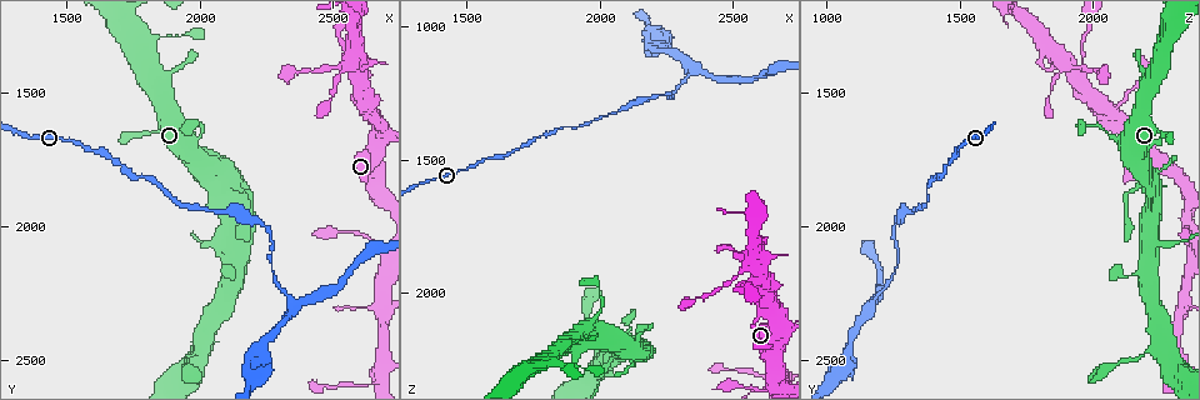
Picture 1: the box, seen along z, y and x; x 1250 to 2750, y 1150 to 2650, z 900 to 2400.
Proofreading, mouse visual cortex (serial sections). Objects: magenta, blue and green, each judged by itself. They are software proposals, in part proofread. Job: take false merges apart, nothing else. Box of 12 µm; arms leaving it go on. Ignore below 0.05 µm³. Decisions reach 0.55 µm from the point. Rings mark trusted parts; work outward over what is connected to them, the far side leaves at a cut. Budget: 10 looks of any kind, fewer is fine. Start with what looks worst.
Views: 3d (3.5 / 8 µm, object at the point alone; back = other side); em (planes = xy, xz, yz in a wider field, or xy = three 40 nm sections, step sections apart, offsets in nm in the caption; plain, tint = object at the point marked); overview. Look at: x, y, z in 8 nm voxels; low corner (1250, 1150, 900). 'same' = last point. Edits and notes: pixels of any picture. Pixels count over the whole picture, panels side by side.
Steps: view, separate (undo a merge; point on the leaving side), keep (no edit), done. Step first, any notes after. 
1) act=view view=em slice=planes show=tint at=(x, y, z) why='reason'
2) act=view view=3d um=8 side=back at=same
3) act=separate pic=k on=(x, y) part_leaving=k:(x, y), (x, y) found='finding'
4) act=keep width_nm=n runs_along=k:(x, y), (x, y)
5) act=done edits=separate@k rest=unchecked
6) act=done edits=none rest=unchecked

act=view view=3d um=3.5 at=(2560, 1400, 1900) why='a narrow waist'

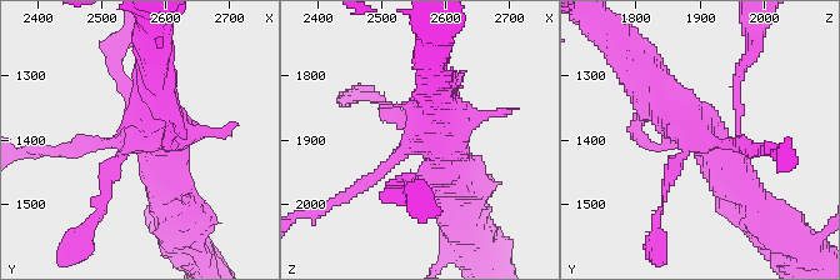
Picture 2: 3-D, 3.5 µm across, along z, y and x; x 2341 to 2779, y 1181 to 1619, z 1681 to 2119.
act=view view=em slice=xy step=1 show=tint at=(2560, 1400, 1905) why='now the EM'

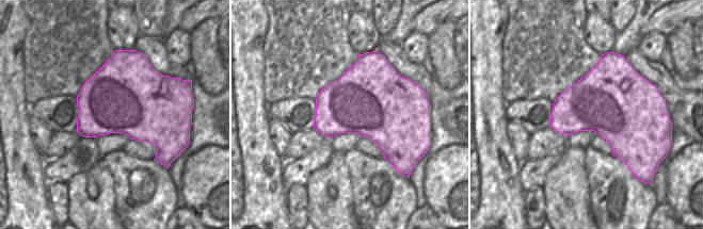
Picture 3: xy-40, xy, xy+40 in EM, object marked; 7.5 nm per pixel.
act=view view=em slice=xy step=5 show=tint at=same

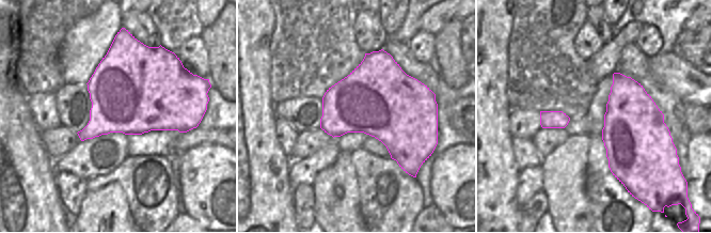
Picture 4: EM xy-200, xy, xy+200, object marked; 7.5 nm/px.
act=keep runs_along=2:(749, 196), (640, 70) found='all the same cell'

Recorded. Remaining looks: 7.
act=view view=3d um=3.5 side=back at=(2090, 1940, 1310) why='thick turns thin'

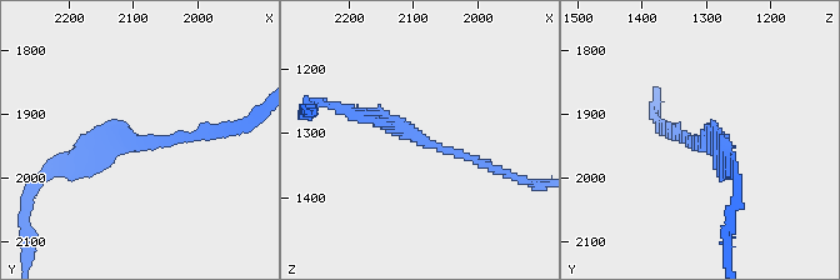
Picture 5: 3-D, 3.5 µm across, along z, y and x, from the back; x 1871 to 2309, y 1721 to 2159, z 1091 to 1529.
act=view view=em slice=xy step=1 show=tint at=(2095, 1945, 1300) arm_widths_nm=150,200

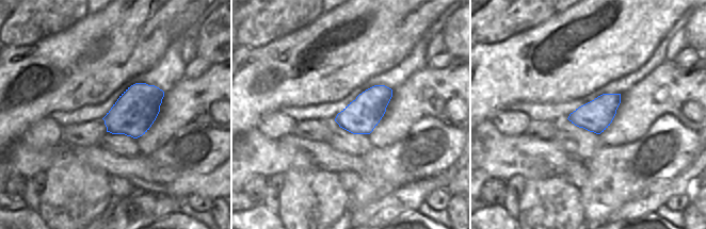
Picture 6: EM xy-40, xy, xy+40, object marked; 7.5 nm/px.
act=keep found='continuous, no second cell'

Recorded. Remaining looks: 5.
act=view view=em slice=planes show=tint at=(2350, 2280, 1180) why='a fork'

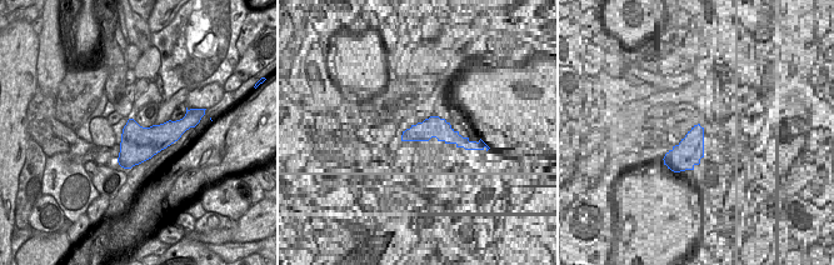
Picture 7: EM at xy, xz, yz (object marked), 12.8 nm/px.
act=view view=3d um=3.5 at=same why='wider look'

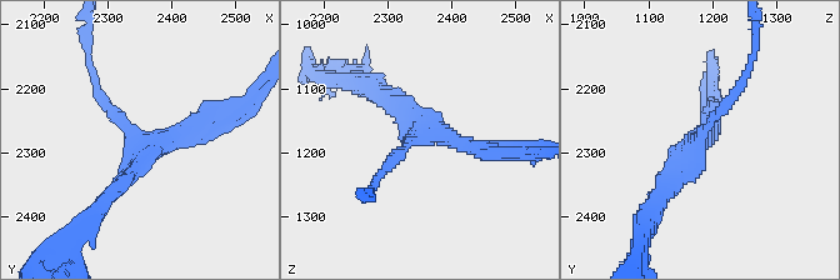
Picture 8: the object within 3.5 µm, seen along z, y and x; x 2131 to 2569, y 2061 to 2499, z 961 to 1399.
act=keep width_nm=460 runs_along=8:(743, 83), (656, 201) found='all the same cell'

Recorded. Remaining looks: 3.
act=view view=3d um=3.5 at=(2230, 2450, 1100) why='two arms at a narrow angle'

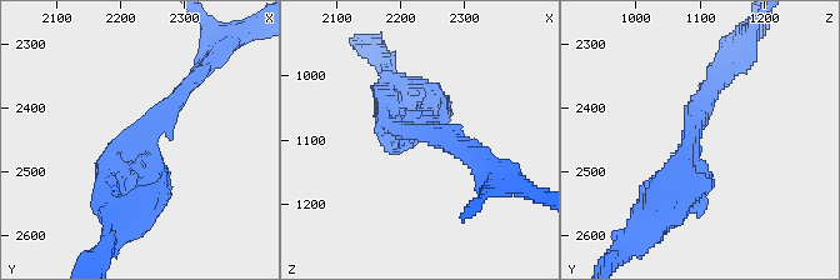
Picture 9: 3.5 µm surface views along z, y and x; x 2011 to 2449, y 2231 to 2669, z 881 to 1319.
act=view view=em slice=xy step=5 show=tint at=(2225, 2440, 1090) arms=3 arm_widths_nm=200,300,300

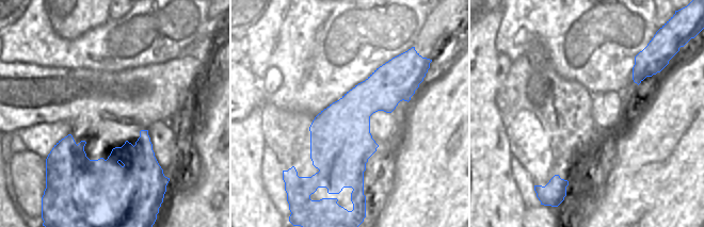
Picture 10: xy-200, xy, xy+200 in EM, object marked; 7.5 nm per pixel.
act=keep runs_along=9:(194, 78), (114, 158), (109, 204) found='one cell here'

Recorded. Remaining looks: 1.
act=done edits=none rest=unchecked

